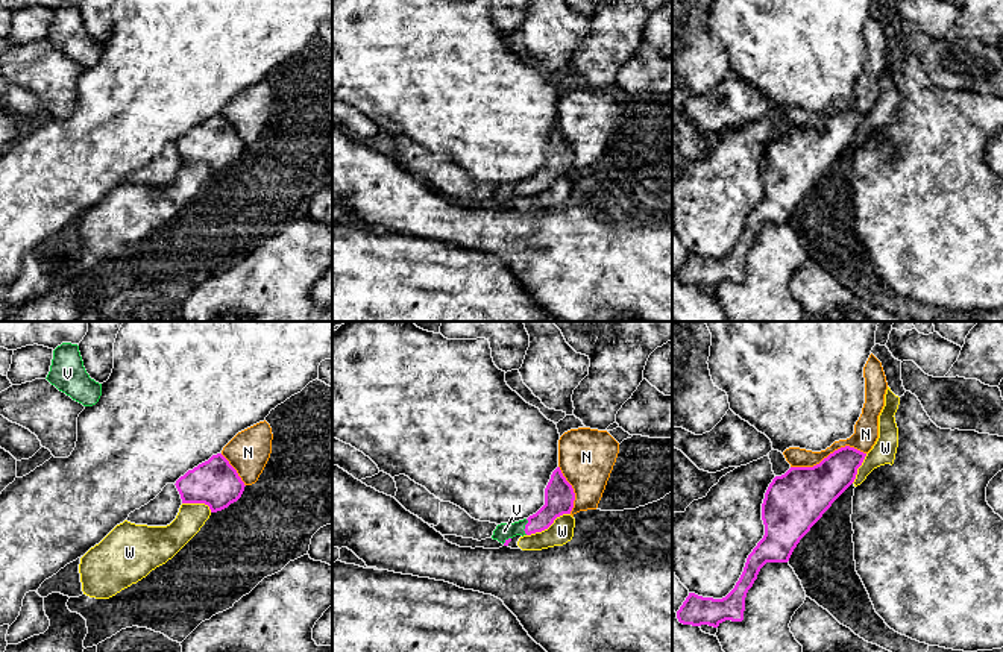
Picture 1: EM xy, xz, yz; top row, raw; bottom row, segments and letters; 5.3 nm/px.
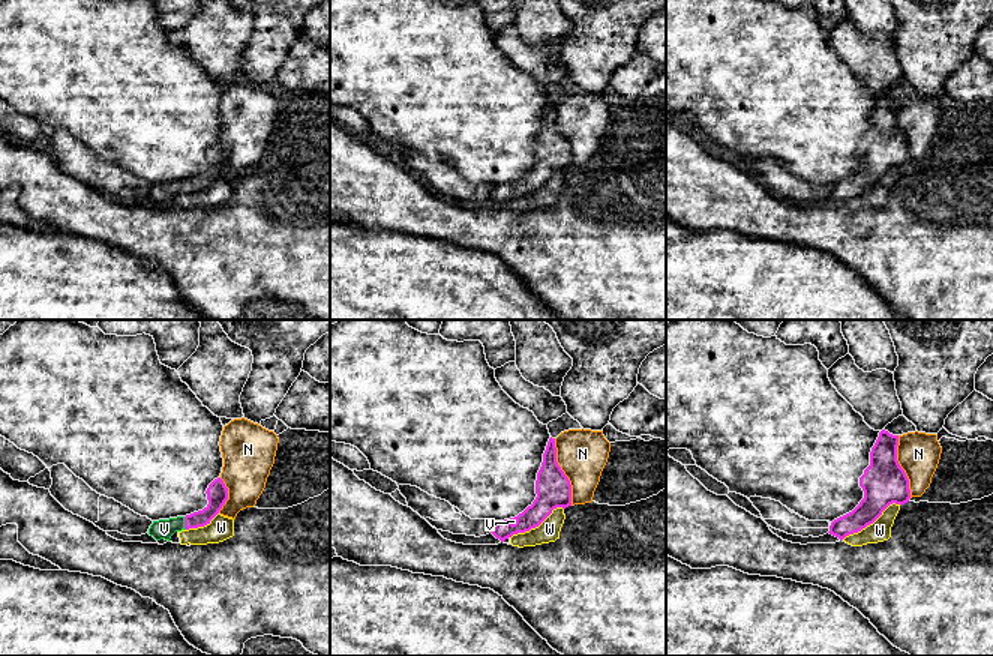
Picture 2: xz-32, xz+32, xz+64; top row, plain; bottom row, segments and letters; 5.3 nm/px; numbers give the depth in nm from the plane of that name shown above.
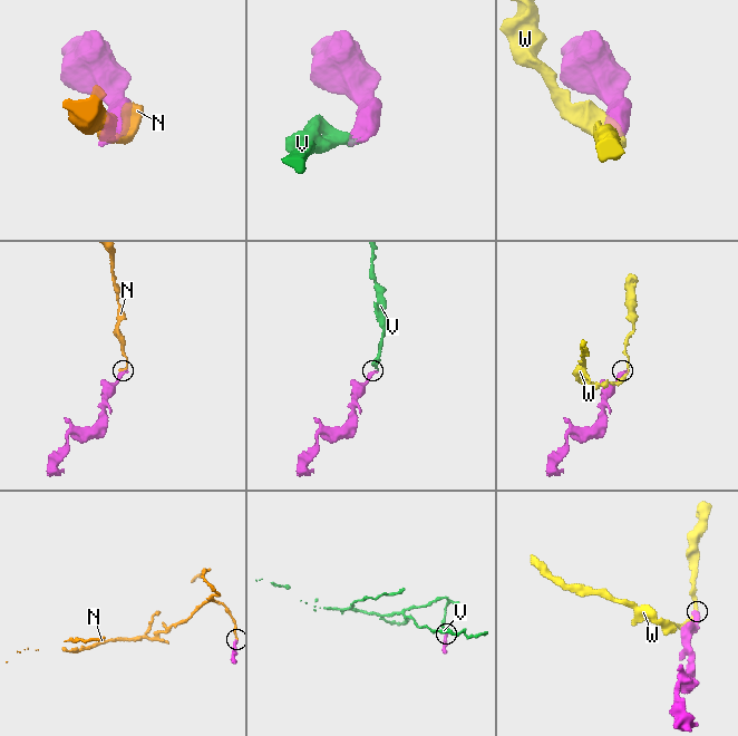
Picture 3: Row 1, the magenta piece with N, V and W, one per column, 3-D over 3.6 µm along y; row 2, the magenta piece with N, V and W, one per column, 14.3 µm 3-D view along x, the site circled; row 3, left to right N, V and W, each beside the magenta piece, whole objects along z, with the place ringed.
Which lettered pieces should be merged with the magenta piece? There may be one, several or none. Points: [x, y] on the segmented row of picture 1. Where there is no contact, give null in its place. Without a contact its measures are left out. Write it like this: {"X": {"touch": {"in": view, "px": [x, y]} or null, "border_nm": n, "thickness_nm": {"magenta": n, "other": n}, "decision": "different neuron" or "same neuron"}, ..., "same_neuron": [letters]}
{"N": {"touch": {"in": "yz", "px": [829, 455]}, "border_nm": 400, "thickness_nm": {"magenta": 300, "other": 130}, "decision": "different neuron"}, "V": {"touch": {"in": "xz", "px": [525, 526]}, "border_nm": 90, "thickness_nm": {"magenta": 160, "other": 90}, "decision": "same neuron"}, "W": {"touch": {"in": "xz", "px": [548, 526]}, "border_nm": 260, "thickness_nm": {"magenta": 160, "other": 130}, "decision": "different neuron"}, "same_neuron": ["V"]}

